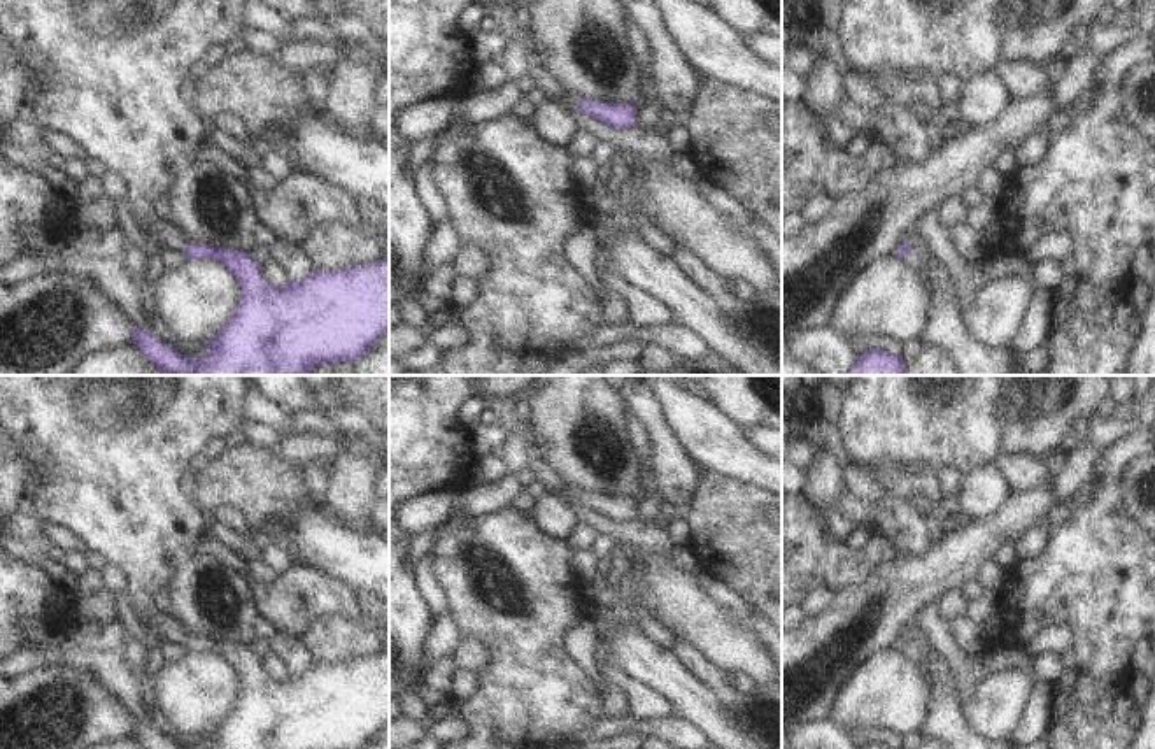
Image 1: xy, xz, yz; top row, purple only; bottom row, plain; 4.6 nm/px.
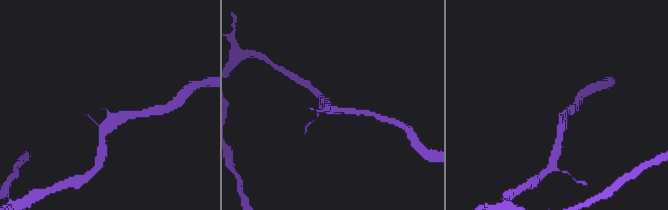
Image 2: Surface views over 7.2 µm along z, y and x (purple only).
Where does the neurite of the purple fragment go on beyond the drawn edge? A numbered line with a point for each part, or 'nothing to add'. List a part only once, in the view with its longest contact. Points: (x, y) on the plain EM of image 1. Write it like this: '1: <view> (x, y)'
1: xz (566, 495).

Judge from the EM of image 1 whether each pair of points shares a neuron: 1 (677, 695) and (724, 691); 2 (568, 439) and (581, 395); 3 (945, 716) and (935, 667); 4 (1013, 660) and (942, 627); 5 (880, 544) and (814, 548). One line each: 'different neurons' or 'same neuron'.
1: different neurons
2: same neuron
3: same neuron
4: same neuron
5: same neuron

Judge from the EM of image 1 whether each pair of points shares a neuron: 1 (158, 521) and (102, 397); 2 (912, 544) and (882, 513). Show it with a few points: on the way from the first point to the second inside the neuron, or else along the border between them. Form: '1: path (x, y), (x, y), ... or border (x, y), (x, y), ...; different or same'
1: path (127, 490), (107, 470), (107, 428); same
2: path (906, 537), (889, 520); same

